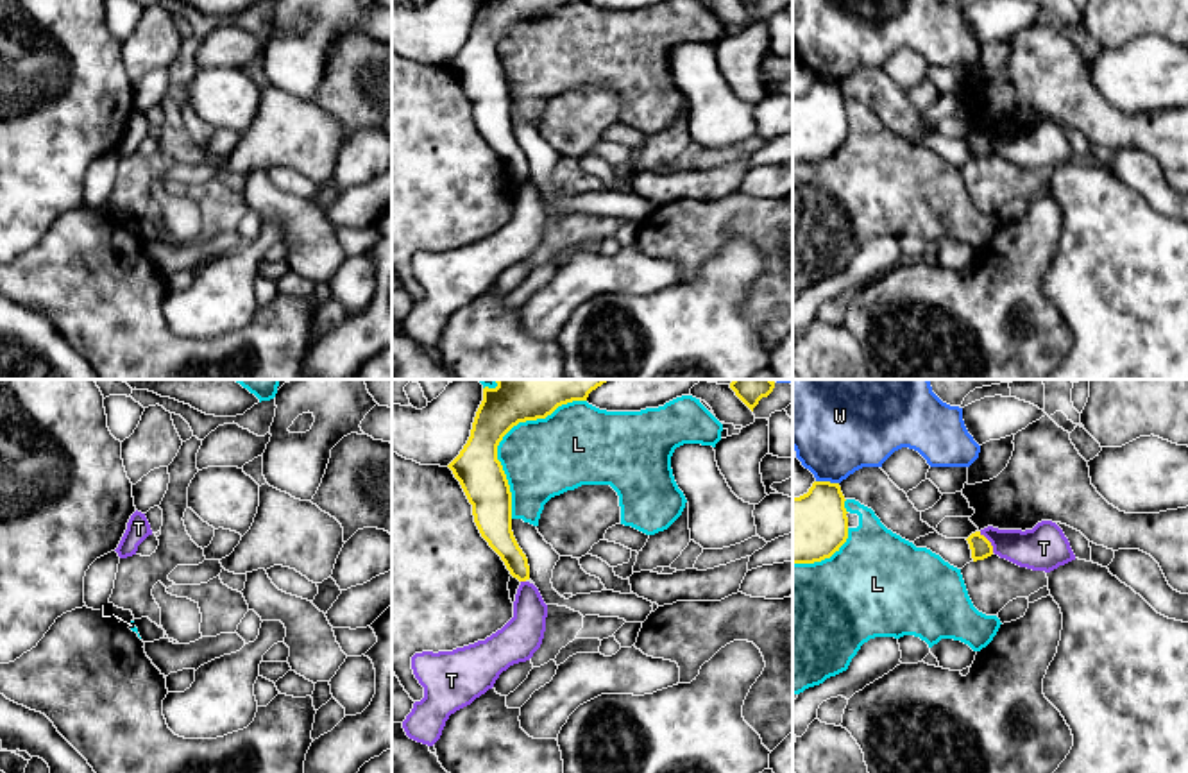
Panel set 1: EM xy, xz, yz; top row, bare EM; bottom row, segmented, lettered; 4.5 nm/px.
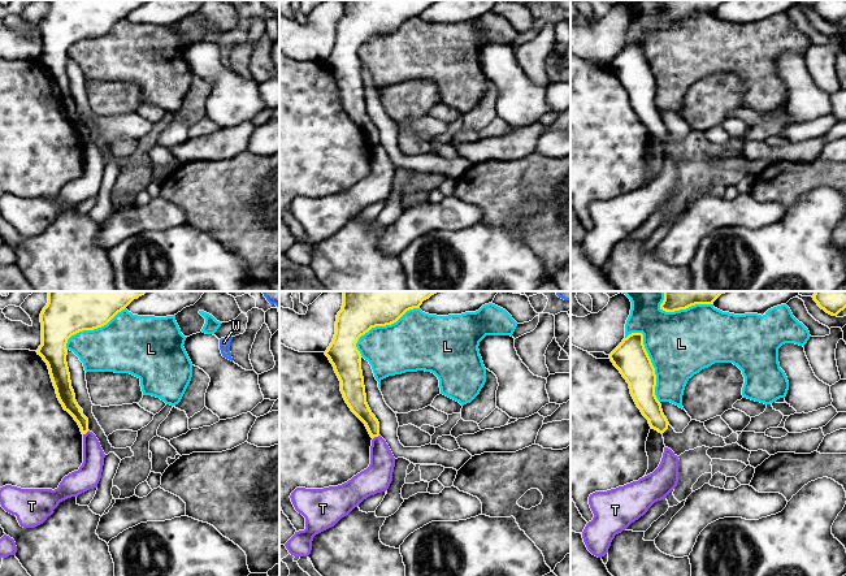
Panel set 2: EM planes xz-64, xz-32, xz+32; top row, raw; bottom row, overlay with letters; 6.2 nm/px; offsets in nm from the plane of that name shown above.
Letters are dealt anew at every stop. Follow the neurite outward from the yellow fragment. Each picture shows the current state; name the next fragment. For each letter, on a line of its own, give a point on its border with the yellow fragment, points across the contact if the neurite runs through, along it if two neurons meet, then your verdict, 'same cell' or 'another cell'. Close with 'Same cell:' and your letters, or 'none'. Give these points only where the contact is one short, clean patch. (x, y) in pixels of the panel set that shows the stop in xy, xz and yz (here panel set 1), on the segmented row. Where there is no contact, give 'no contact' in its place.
L: xz (503, 435) | another cell
T: yz (990, 543) | along yz (979, 532), (993, 552) | another cell
W: yz (827, 482) | another cell
Same cell: none

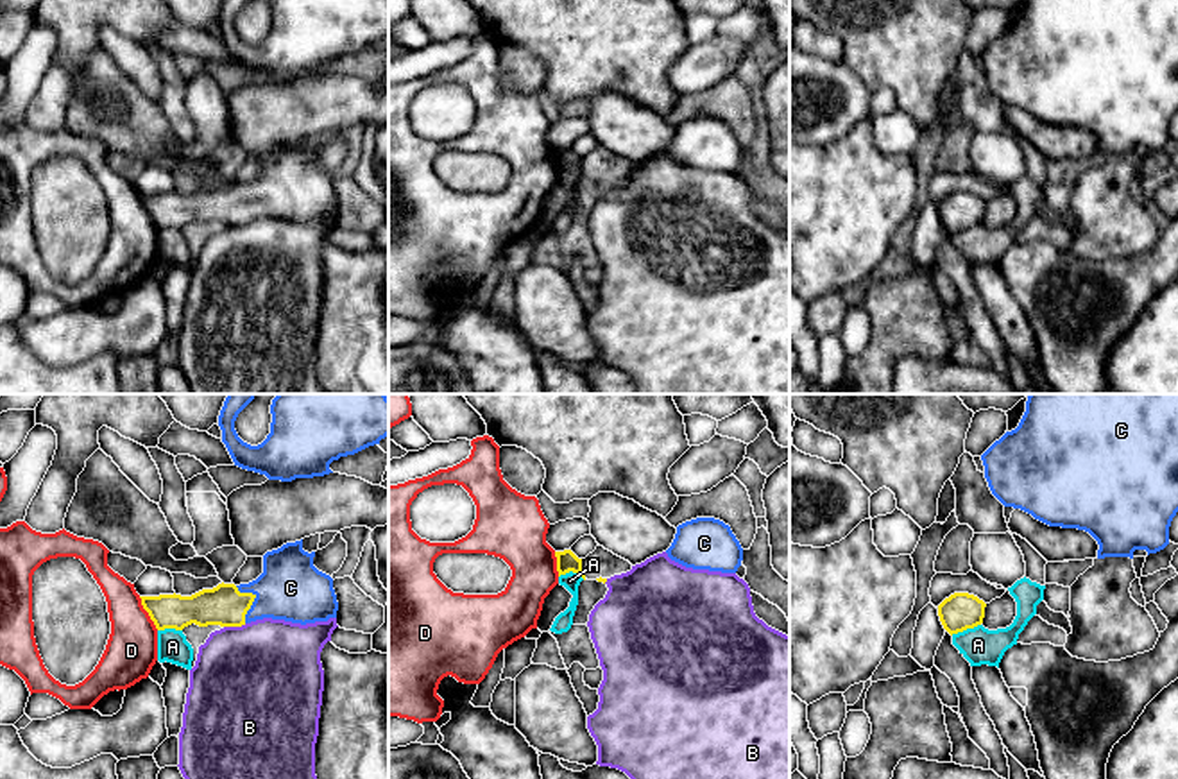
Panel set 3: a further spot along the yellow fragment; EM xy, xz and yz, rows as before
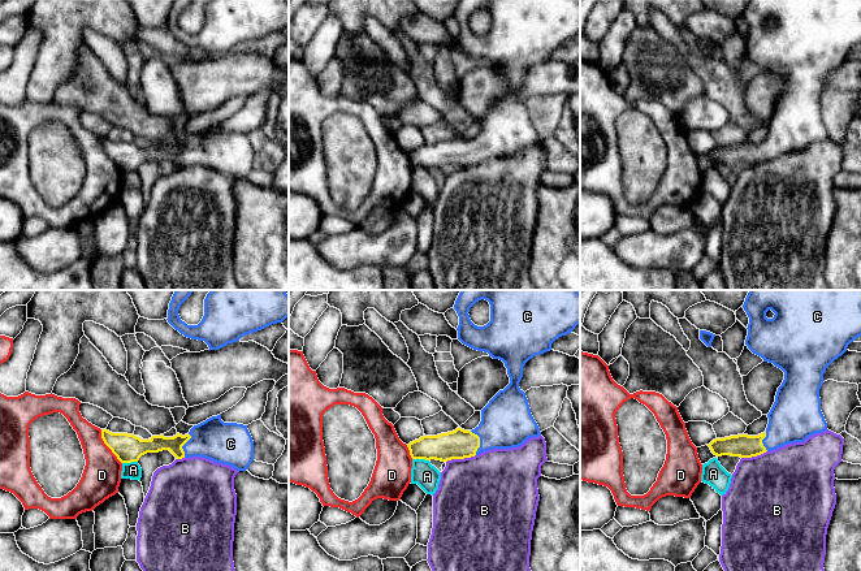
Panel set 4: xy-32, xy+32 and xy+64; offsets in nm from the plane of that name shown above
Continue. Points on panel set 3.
A: yz (965, 629) | along yz (980, 624), (951, 634) | another cell
B: xy (235, 625) | along xy (246, 624), (224, 627) | another cell
C: xy (253, 600) | across xy (224, 606), (253, 600), (290, 588) | same cell
D: xy (147, 611) | another cell
Same cell: C

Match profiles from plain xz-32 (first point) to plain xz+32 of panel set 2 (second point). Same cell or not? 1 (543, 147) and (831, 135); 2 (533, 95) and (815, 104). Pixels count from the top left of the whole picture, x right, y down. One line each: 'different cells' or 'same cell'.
1: different cells
2: same cell

